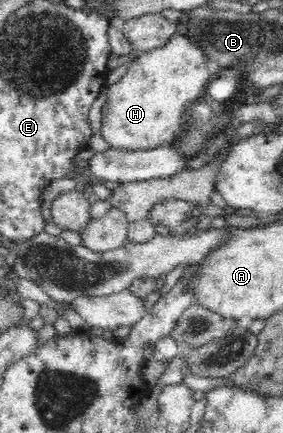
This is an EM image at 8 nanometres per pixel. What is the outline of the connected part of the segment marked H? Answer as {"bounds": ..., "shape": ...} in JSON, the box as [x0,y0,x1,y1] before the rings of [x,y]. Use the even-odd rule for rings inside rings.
{"bounds":[101,34,217,150],"shape":[[[176,34],[162,48],[135,54],[127,63],[127,73],[115,84],[110,86],[108,101],[103,107],[101,136],[110,144],[111,149],[119,150],[154,150],[171,145],[175,137],[182,132],[182,116],[187,107],[196,103],[204,88],[217,74],[213,62],[210,62],[207,50],[196,39],[188,35]]]}

